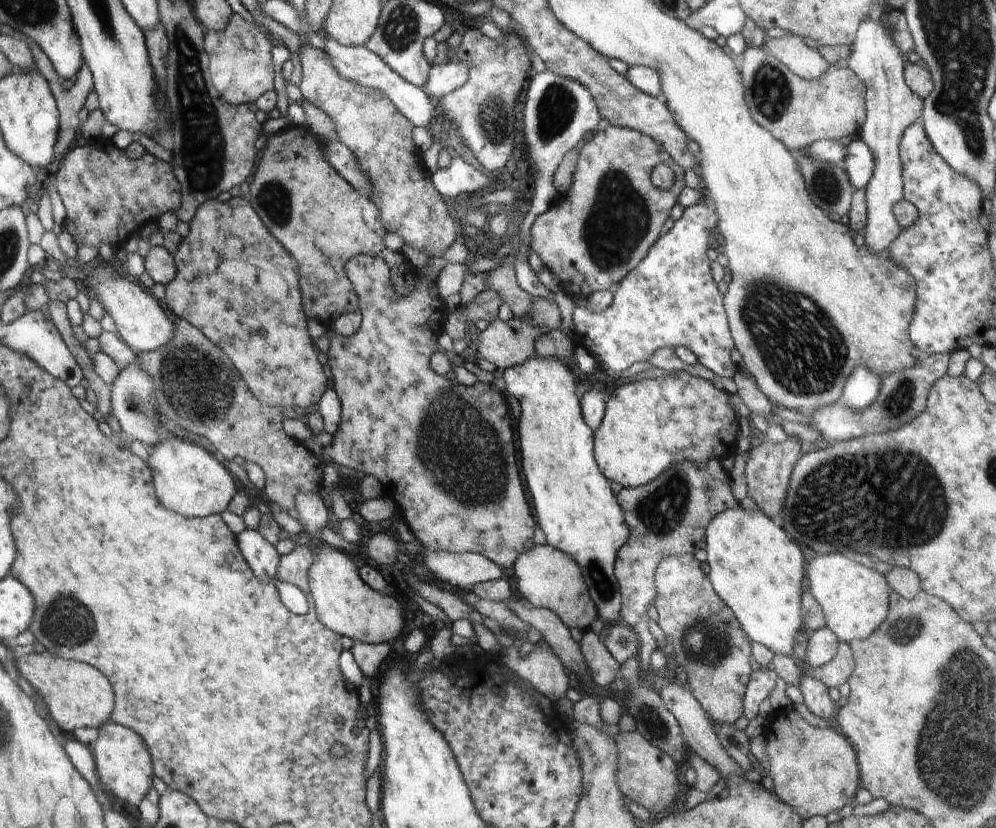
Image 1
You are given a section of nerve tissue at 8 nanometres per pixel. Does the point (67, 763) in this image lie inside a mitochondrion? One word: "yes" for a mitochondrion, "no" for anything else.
no

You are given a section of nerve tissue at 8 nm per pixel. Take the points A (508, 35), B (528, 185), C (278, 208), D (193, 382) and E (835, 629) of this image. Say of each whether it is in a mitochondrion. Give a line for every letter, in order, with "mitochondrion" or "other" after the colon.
A: other
B: other
C: mitochondrion
D: mitochondrion
E: other

